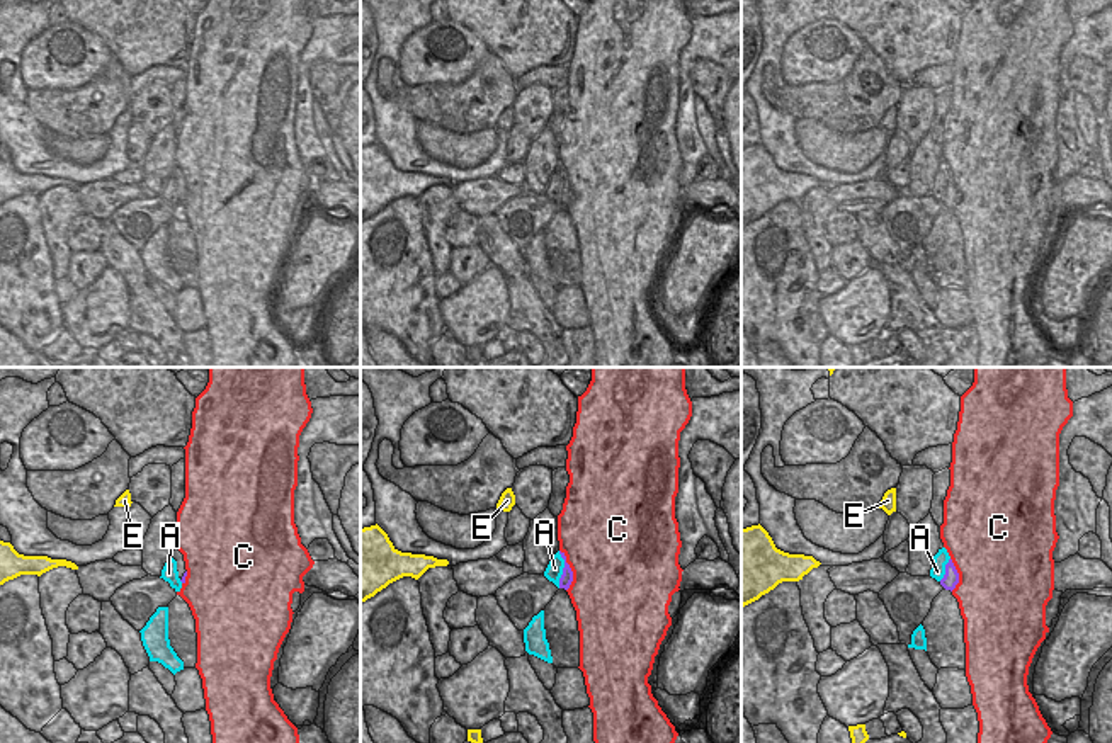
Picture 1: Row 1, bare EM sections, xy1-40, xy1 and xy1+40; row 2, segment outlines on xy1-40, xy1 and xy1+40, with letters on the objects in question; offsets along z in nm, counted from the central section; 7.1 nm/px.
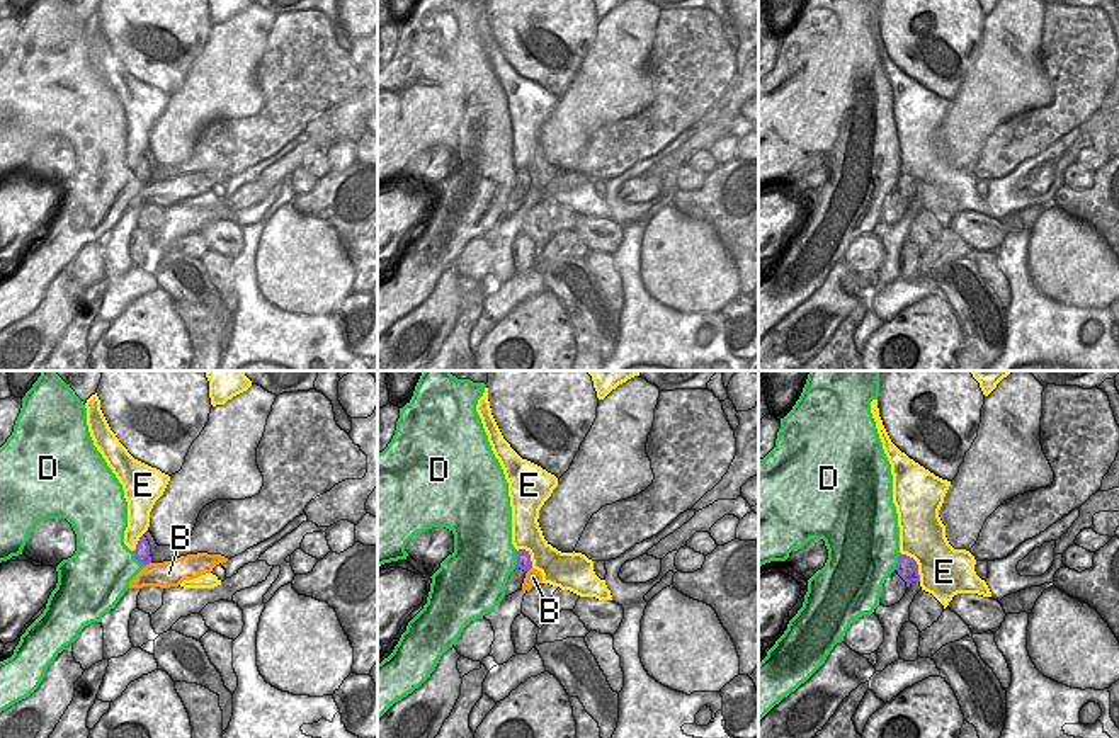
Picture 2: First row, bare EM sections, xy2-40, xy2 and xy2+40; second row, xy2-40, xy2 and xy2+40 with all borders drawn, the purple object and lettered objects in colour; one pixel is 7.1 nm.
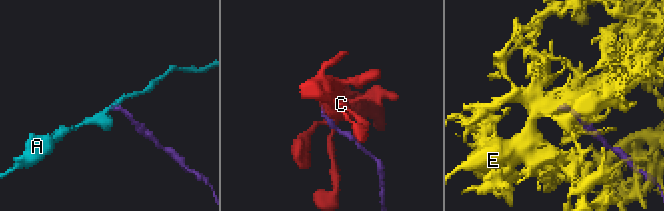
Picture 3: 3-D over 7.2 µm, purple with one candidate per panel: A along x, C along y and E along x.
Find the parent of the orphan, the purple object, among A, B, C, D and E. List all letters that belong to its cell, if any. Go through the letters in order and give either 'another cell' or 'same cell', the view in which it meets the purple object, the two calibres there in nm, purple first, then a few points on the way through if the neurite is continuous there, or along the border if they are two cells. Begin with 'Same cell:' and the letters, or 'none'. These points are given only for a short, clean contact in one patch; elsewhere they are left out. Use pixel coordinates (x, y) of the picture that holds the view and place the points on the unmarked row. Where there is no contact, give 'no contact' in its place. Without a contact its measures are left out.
Same cell: none
A: another cell | xy1 | 90/120 nm | along xy1 (558, 170), (563, 179), (560, 206)
B: another cell | xy2-40 | 120/190 nm | along xy2-40 (150, 181), (145, 186)
C: another cell | xy1 | 90/480 nm
D: another cell | xy2-40 | 120/420 nm | along xy2-40 (131, 170), (145, 184)
E: another cell | xy2+40 | 150/360 nm

